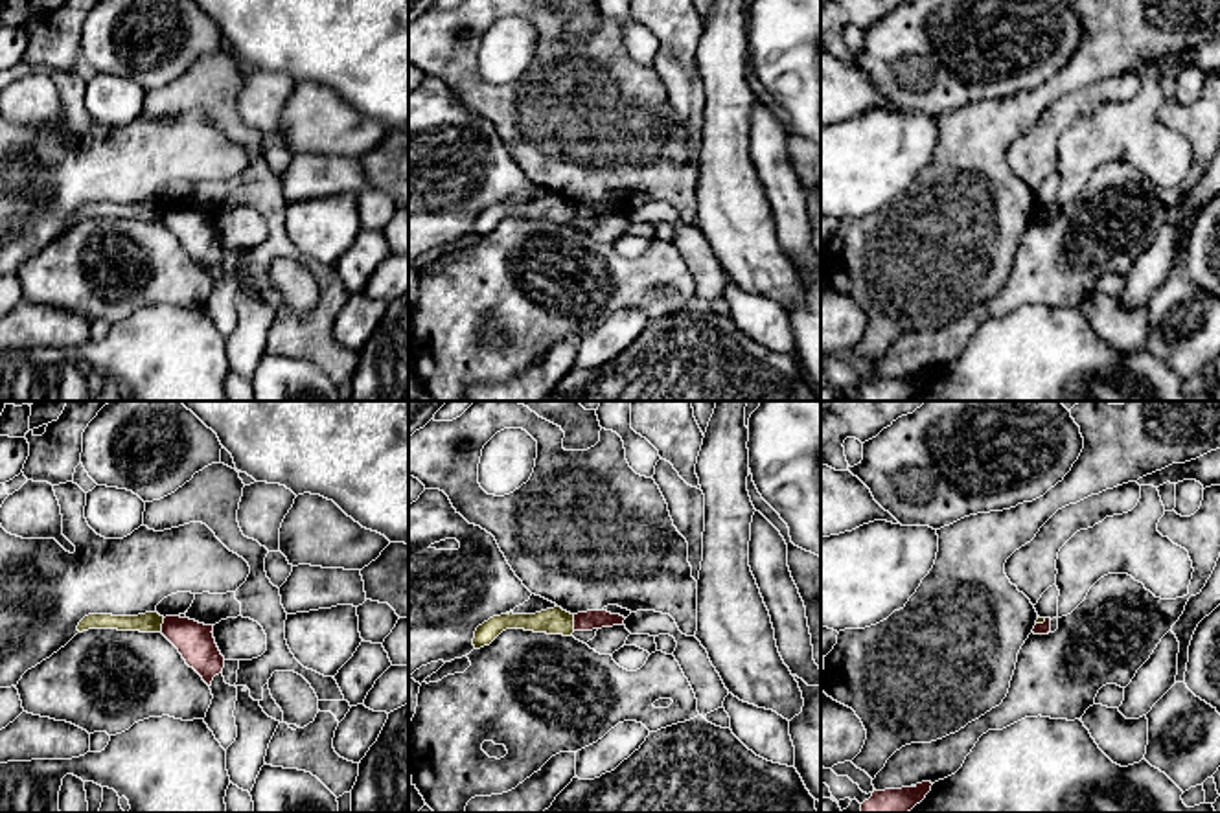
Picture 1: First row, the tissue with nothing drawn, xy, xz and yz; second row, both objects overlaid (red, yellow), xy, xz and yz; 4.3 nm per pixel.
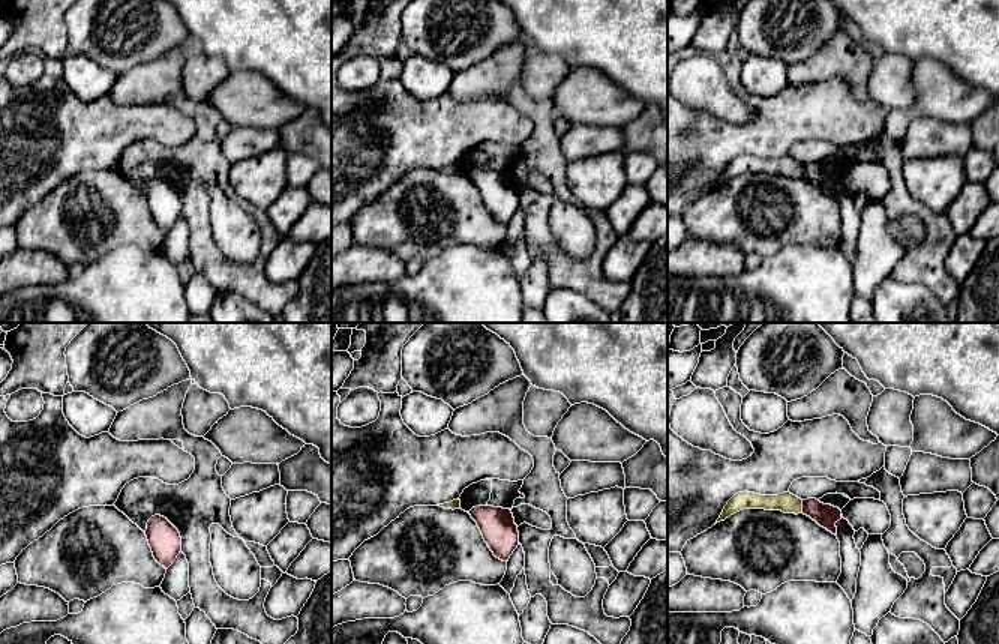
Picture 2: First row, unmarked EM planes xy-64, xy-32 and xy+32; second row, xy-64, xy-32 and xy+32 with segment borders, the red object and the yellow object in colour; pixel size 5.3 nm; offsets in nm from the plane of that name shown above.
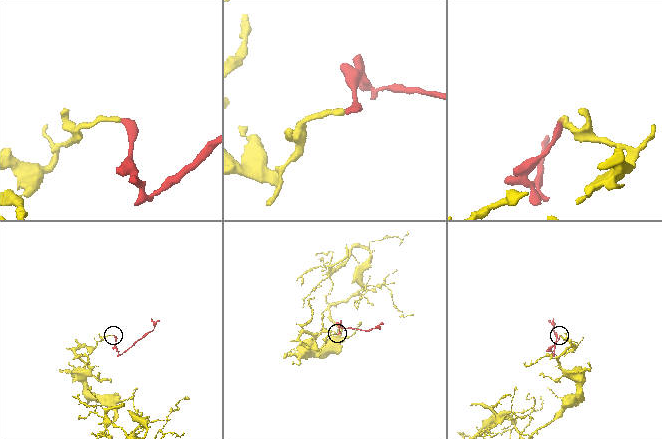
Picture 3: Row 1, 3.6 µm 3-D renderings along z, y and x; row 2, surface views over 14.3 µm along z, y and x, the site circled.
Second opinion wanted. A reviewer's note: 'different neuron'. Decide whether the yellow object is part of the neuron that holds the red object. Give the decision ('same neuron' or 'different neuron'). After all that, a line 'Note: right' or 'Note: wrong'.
different neuron
Note: right

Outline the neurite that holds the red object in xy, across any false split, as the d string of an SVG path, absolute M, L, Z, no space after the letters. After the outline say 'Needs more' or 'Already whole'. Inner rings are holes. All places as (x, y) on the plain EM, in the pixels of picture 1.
M166 204L160 219L208 274L212 274L213 265L223 261L224 256L224 245L212 219L213 213L180 204Z. Already whole

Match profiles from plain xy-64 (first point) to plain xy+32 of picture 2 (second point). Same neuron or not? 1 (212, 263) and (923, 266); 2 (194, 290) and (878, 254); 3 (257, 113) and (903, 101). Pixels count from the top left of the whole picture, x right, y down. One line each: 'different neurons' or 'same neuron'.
1: same neuron
2: same neuron
3: different neurons

